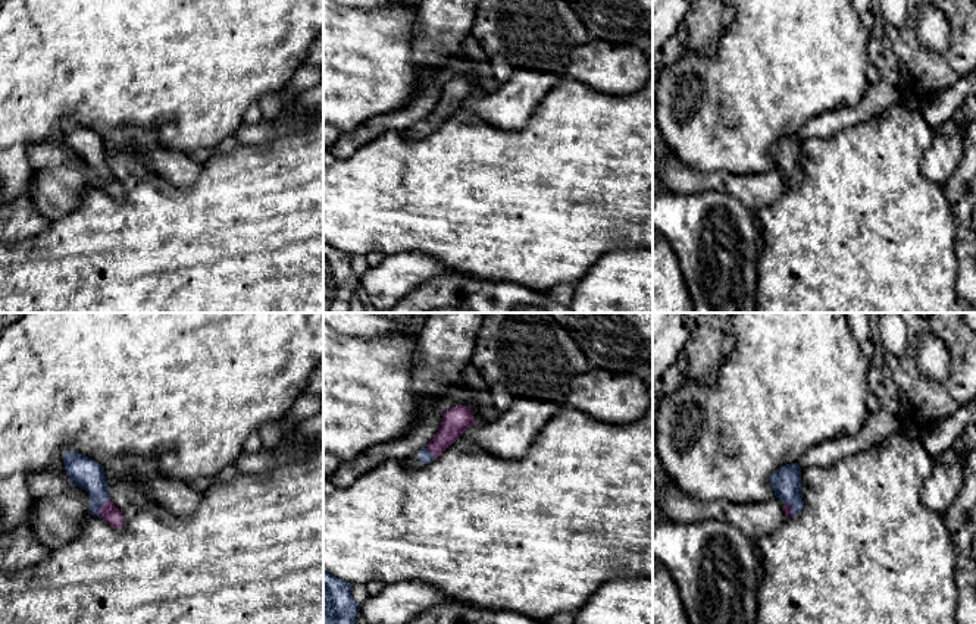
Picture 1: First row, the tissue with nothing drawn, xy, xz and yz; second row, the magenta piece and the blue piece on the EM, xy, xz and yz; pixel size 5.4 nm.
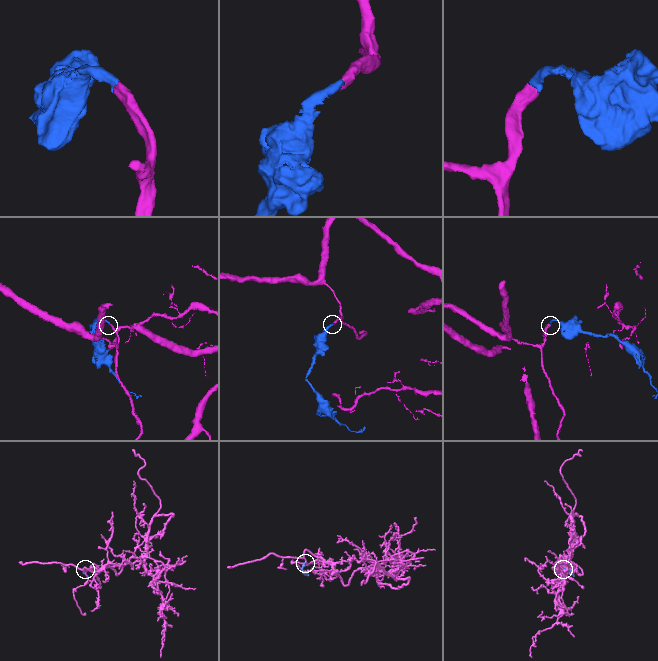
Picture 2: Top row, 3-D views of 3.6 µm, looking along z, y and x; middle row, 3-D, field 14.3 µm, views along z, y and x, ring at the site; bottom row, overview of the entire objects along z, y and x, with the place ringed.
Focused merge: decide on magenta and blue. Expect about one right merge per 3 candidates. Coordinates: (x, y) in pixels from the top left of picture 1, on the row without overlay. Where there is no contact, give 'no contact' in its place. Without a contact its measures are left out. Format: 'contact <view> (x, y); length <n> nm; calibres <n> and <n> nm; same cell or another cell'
contact xy (100, 178); length 120 nm; calibres 100 and 170 nm; same cell

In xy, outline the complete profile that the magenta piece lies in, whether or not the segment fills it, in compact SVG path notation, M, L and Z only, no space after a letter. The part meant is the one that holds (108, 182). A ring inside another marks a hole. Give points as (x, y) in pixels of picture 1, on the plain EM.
M73 122L63 123L63 137L69 151L90 166L91 186L106 191L112 198L123 198L123 186L113 176L104 138Z

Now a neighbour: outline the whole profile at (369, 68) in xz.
M323 0L323 123L341 134L351 132L365 120L398 110L410 101L417 85L416 16L416 6L410 3L363 10Z

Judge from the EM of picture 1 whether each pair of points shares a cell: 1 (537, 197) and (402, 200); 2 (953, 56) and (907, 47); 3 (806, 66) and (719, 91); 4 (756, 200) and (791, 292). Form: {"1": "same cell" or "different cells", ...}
{"1": "same cell", "2": "same cell", "3": "same cell", "4": "different cells"}

